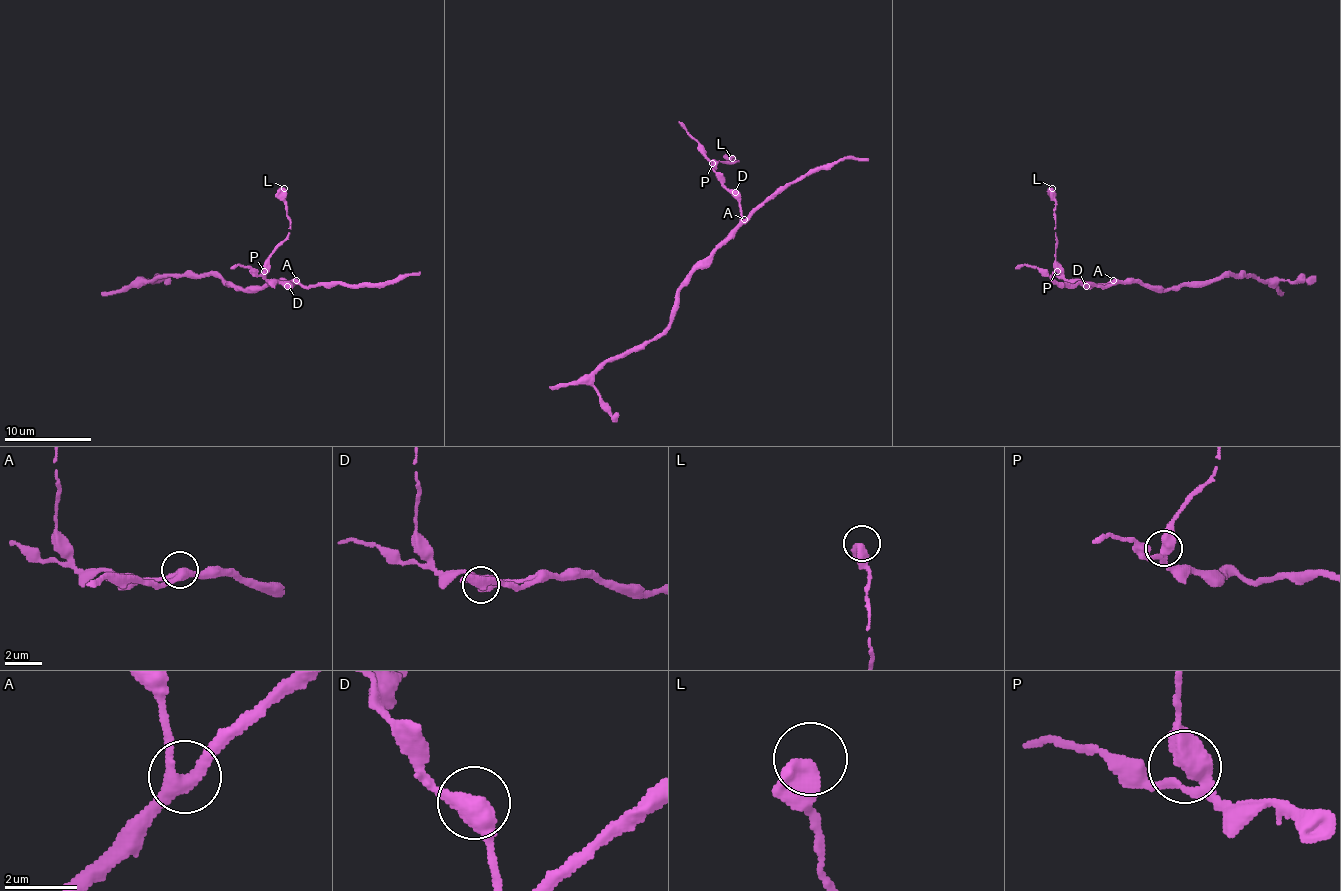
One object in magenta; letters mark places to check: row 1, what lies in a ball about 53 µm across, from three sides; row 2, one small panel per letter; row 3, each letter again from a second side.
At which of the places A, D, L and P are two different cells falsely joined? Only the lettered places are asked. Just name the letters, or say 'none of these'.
none of these

